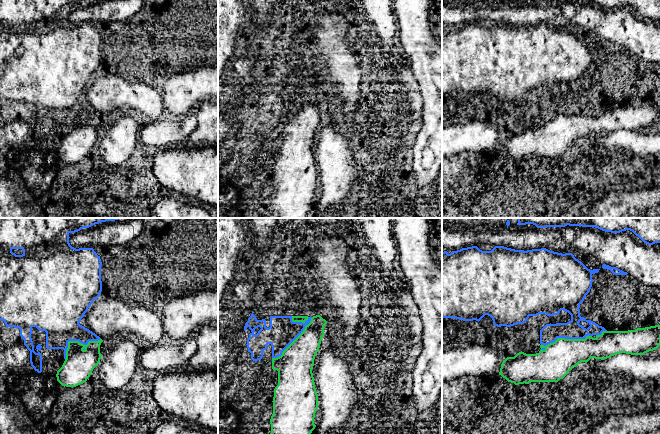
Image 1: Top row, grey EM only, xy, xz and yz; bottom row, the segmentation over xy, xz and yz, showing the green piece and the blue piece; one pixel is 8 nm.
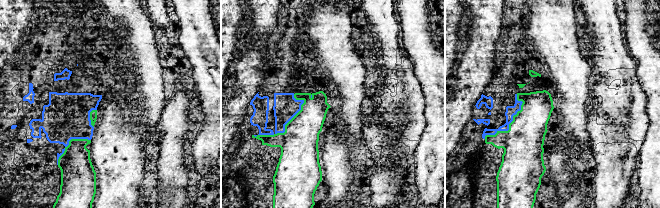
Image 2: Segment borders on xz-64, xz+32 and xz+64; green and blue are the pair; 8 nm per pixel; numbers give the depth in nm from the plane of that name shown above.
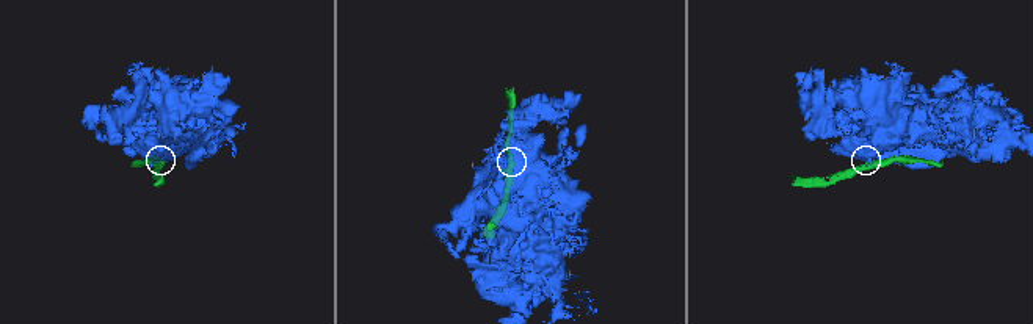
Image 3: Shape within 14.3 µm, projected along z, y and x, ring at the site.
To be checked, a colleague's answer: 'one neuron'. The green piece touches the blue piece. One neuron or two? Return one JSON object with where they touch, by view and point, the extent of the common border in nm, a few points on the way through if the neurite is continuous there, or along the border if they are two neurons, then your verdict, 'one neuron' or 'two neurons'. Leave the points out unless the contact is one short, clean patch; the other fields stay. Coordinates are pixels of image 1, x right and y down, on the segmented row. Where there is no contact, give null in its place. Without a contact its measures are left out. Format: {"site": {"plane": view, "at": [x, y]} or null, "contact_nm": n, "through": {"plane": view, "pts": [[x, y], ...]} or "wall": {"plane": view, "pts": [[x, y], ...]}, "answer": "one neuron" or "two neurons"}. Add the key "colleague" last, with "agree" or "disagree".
{"site": {"plane": "xz", "at": [294, 340]}, "contact_nm": 460, "answer": "two neurons", "colleague": "disagree"}

